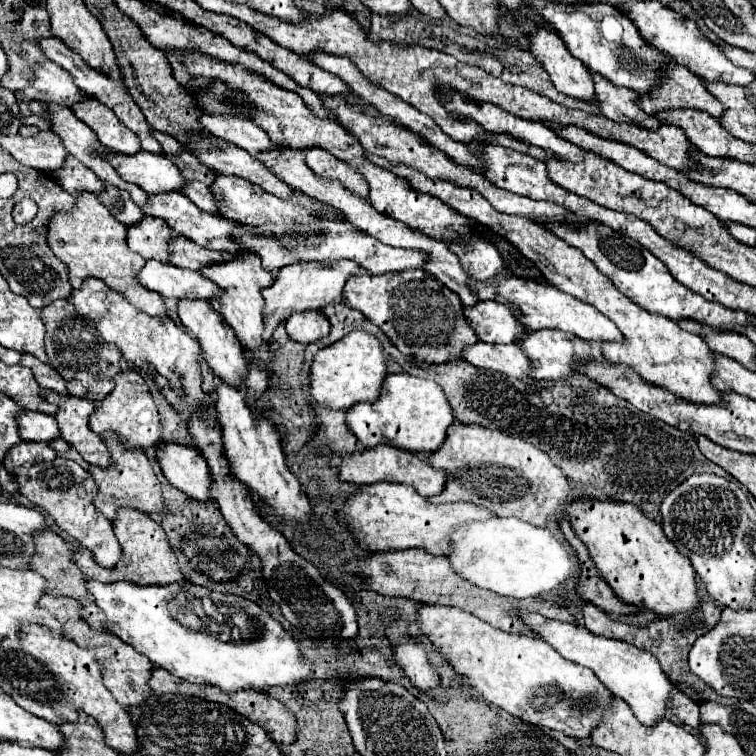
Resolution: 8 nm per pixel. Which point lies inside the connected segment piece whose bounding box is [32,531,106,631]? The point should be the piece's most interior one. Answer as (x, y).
(55, 562)

